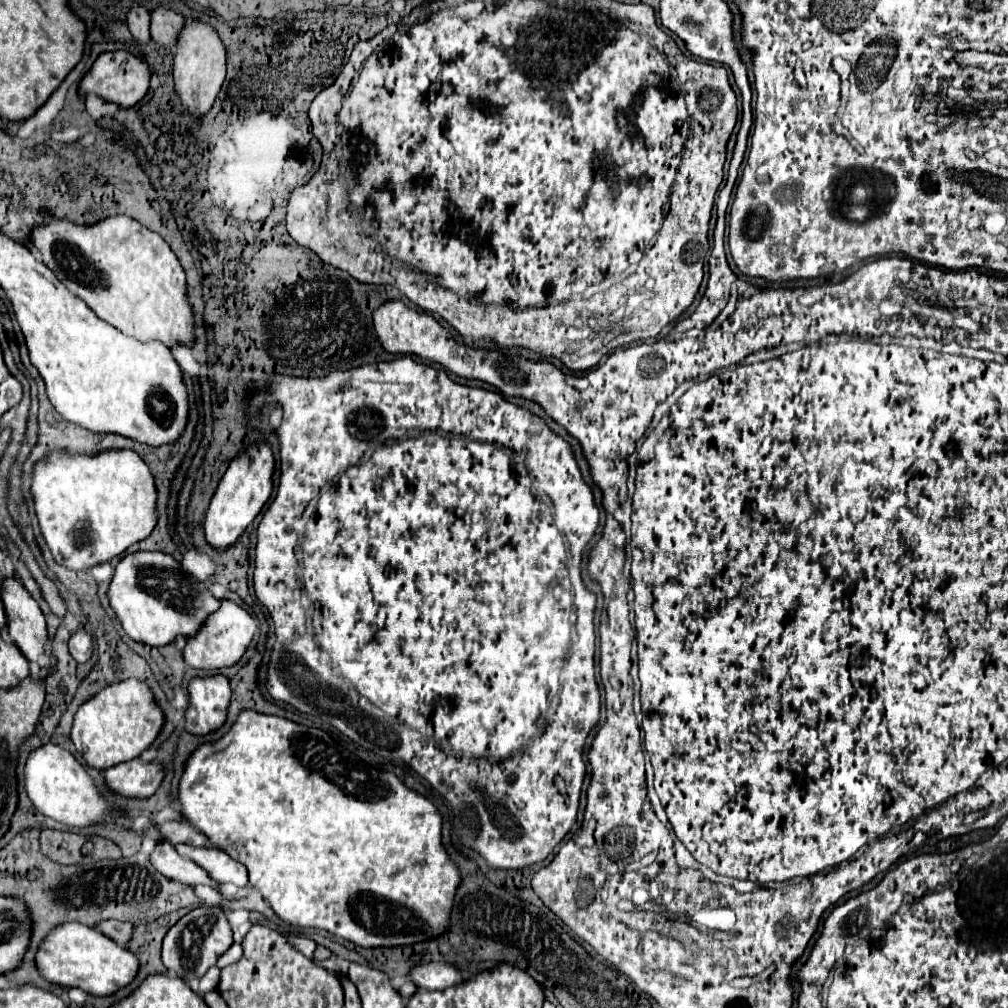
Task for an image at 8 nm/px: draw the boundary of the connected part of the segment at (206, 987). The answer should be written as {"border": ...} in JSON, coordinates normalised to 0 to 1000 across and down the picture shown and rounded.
{"border":[[[208,960],[208,964],[204,964],[204,968],[198,972],[198,986],[204,986],[204,984],[210,984],[216,980],[216,974],[218,974],[218,960]]]}

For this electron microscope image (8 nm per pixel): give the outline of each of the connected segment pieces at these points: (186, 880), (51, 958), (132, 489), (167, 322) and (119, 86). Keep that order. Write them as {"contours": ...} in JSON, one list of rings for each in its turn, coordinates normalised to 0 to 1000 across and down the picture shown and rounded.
{"contours":[[[[161,835],[161,837],[155,839],[155,843],[151,845],[151,857],[165,871],[175,873],[179,877],[185,877],[185,879],[202,877],[202,879],[216,881],[216,875],[212,875],[206,869],[206,865],[202,865],[190,853],[185,853],[185,851],[177,849],[177,845],[173,843],[173,839],[169,835]]],[[[71,915],[62,917],[44,933],[36,946],[36,956],[40,966],[54,976],[75,978],[93,988],[109,988],[135,970],[139,952],[95,921]]],[[[109,446],[97,452],[69,452],[67,448],[50,448],[46,456],[34,464],[32,488],[42,530],[58,560],[69,565],[87,565],[119,552],[127,542],[147,534],[157,518],[155,482],[145,458],[129,446]]],[[[46,212],[44,216],[46,222],[34,226],[34,242],[30,244],[42,252],[44,262],[56,272],[56,276],[69,290],[81,296],[101,317],[141,339],[157,337],[167,345],[192,343],[192,312],[185,294],[185,272],[161,234],[149,230],[147,226],[141,226],[141,222],[129,218],[127,214],[105,216],[93,224],[75,224],[63,218],[54,218]]],[[[113,50],[113,52],[103,52],[97,56],[97,60],[93,62],[91,69],[83,75],[83,79],[79,81],[79,93],[95,93],[101,95],[107,101],[113,101],[117,105],[133,105],[137,103],[147,87],[149,87],[149,77],[151,77],[151,67],[147,65],[147,62],[139,56],[133,56],[125,50]]]]}

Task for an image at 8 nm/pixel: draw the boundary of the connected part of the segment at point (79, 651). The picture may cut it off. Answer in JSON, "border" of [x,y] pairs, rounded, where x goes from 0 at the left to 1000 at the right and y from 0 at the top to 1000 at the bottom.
{"border":[[[77,625],[71,629],[71,633],[67,635],[67,645],[71,649],[71,653],[75,657],[87,657],[91,653],[93,647],[93,639],[91,639],[91,631],[85,625]]]}

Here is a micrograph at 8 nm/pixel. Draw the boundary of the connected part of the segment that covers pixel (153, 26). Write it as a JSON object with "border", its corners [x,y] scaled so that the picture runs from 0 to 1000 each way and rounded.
{"border":[[[153,8],[151,10],[151,22],[149,22],[149,34],[151,40],[161,46],[173,46],[177,32],[183,26],[183,18],[179,12],[173,12],[169,8]]]}

